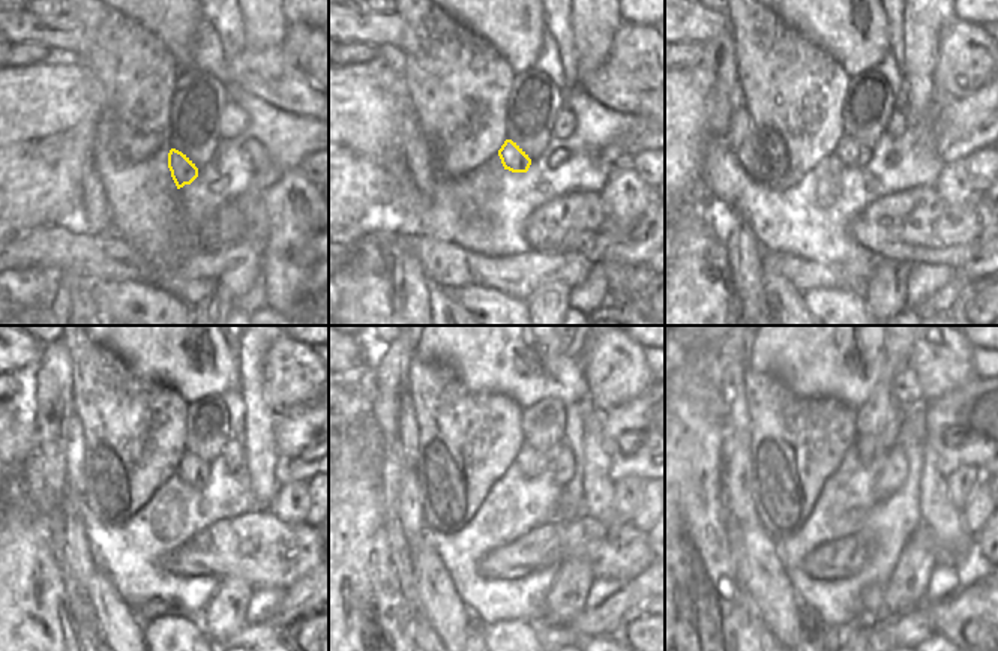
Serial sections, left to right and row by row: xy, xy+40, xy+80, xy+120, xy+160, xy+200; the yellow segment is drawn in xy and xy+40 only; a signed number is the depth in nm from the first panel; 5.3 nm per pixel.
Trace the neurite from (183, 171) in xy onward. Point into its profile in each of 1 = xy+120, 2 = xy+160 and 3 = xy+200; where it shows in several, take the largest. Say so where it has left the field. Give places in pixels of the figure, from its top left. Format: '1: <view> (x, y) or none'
1: xy+120 (194, 471)
2: xy+160 (532, 462)
3: xy+200 (868, 449)

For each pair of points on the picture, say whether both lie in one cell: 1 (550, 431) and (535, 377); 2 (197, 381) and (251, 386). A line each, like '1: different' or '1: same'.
1: different
2: different

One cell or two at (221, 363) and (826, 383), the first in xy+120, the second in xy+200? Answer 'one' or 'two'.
one

